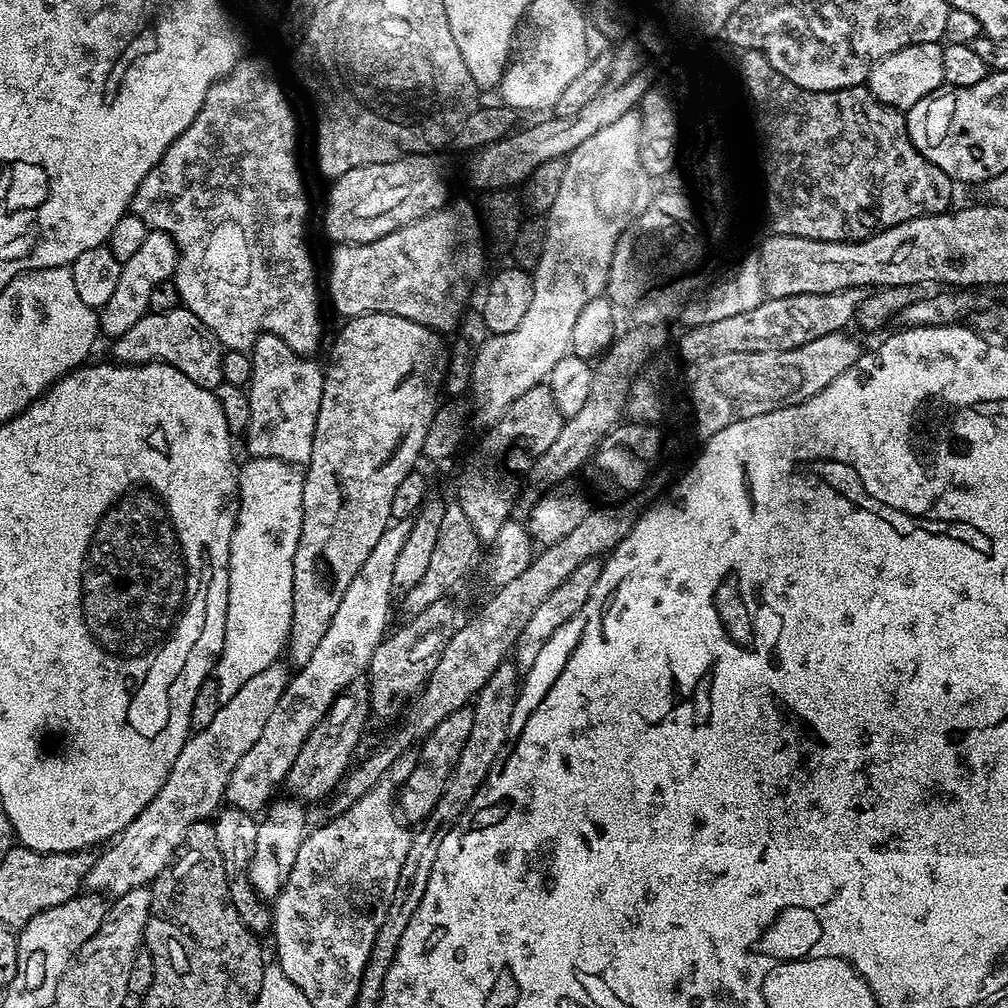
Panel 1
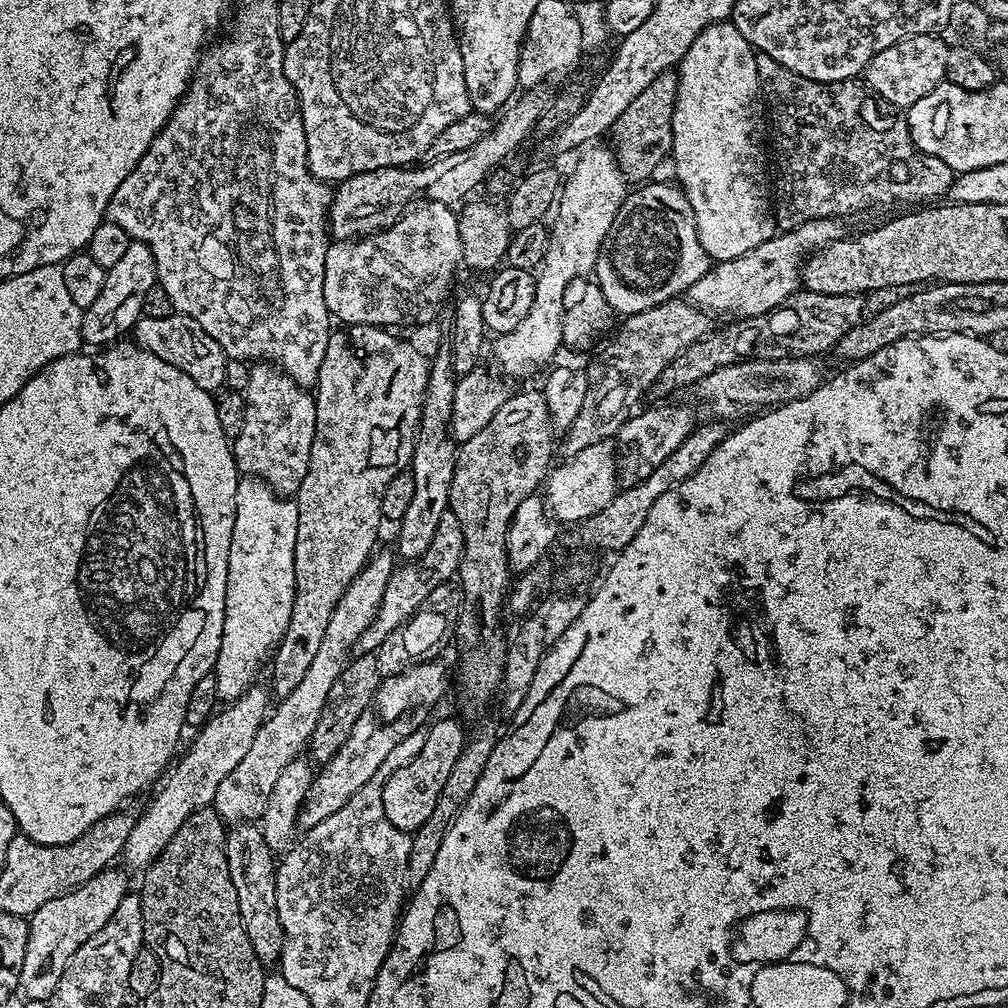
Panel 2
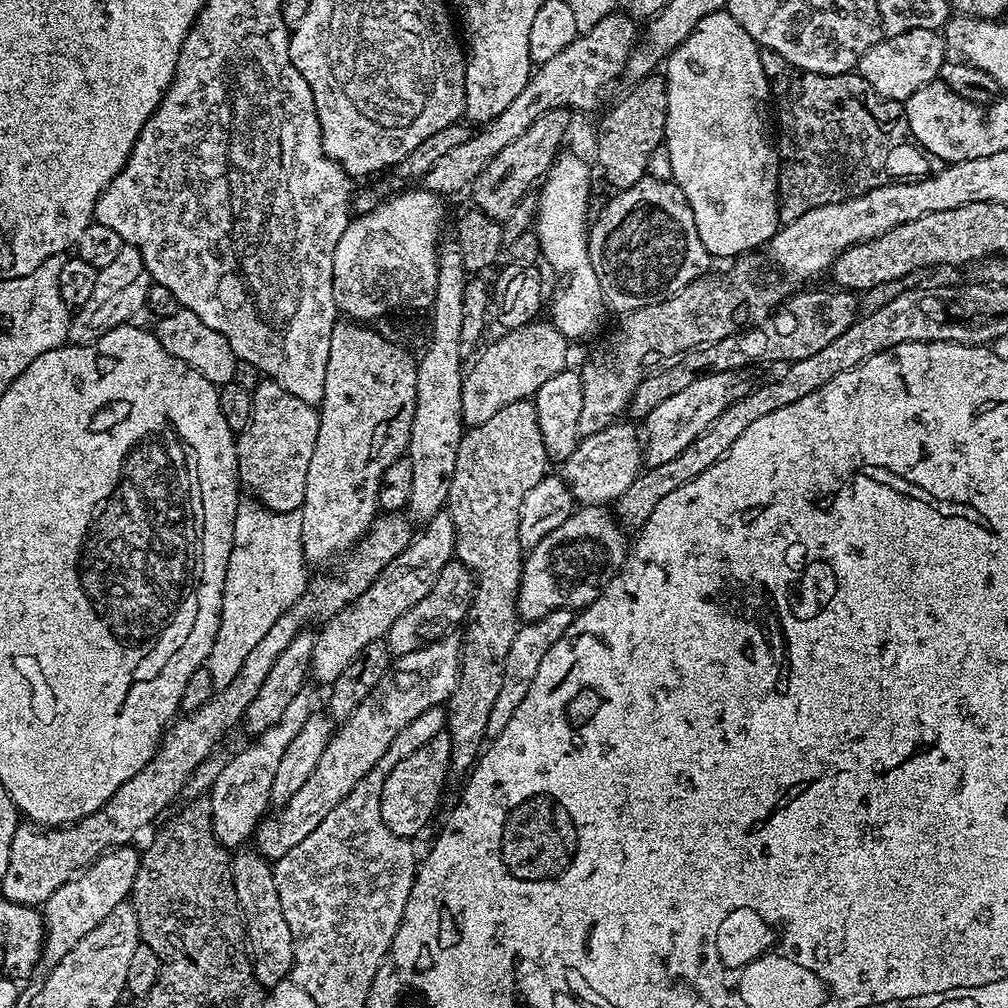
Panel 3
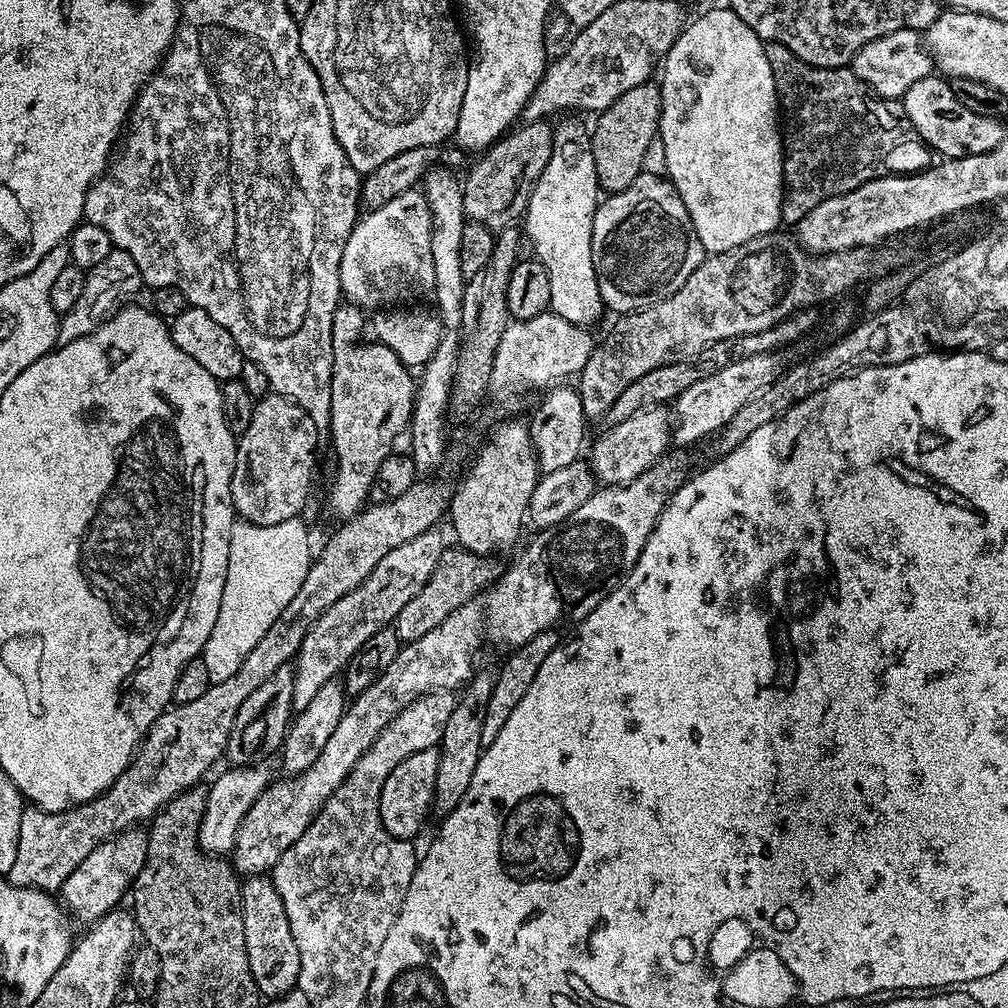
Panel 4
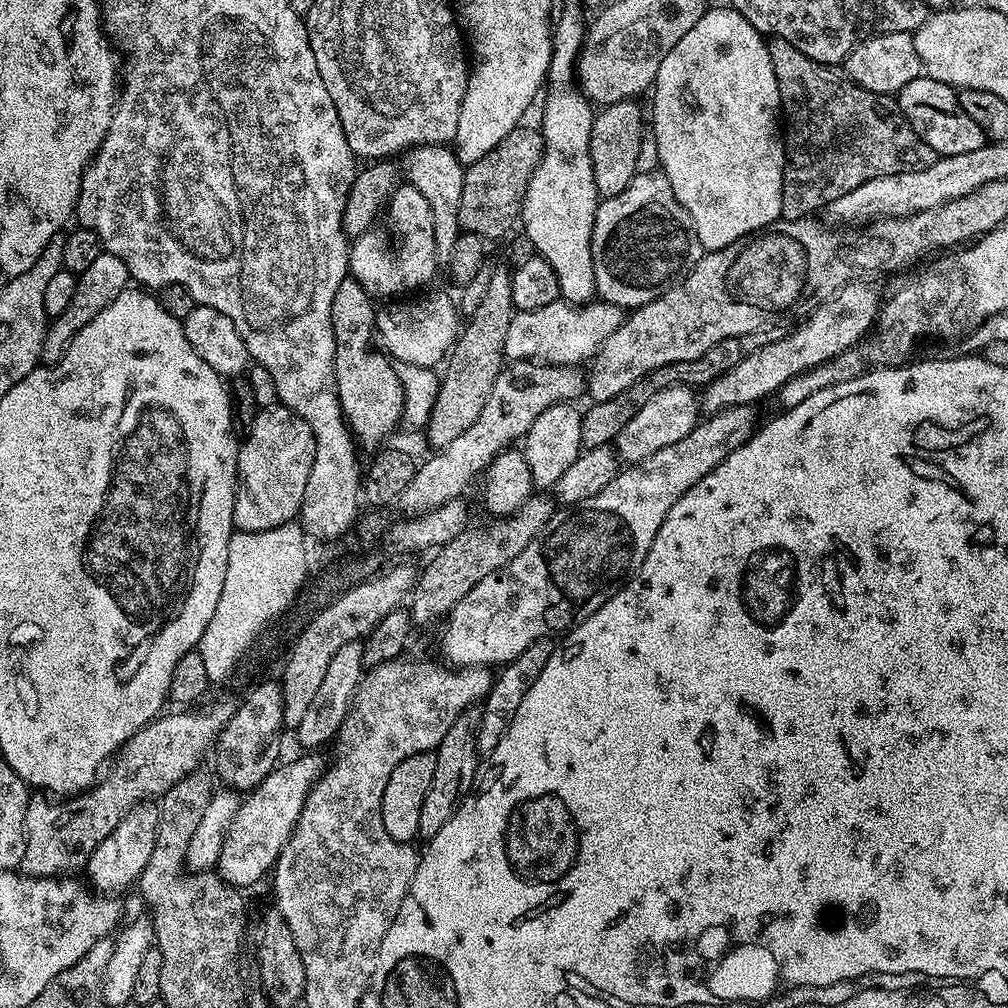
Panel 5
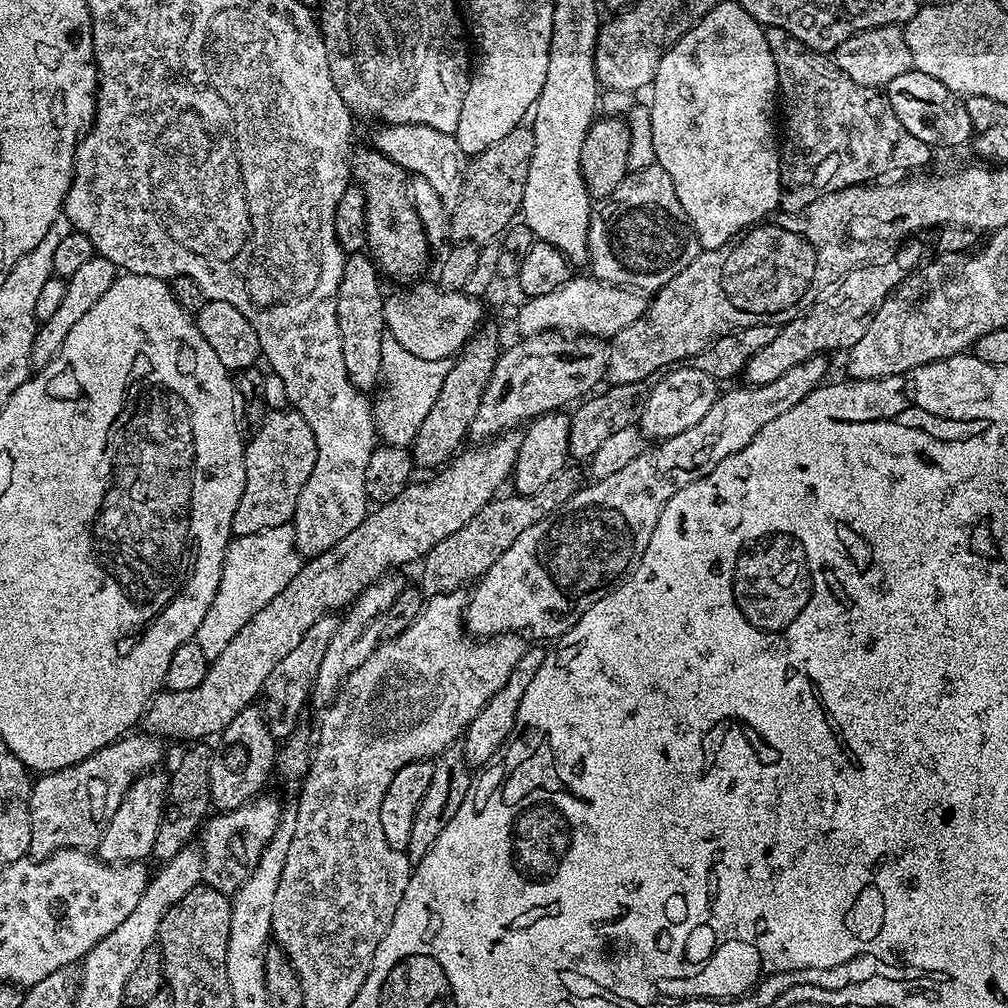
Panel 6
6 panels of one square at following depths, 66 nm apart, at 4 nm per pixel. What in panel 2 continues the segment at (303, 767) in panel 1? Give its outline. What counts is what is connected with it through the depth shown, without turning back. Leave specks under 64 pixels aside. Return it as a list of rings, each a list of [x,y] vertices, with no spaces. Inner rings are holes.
[[[360,654],[357,657],[357,660],[356,657],[349,659],[338,674],[338,678],[334,678],[334,686],[330,686],[330,694],[326,694],[326,706],[322,706],[310,741],[313,761],[327,762],[334,754],[338,754],[342,742],[346,742],[346,738],[350,738],[350,734],[354,730],[354,722],[358,722],[362,710],[366,710],[372,705],[372,699],[380,689],[382,673],[375,655]]]

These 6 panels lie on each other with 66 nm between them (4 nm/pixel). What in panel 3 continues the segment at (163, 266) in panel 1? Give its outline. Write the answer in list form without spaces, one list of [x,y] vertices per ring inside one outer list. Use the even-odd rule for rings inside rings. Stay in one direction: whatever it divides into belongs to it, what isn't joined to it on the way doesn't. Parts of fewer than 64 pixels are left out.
[[[124,243],[122,254],[110,262],[110,266],[99,269],[96,273],[94,291],[86,306],[75,309],[68,322],[68,344],[92,344],[102,334],[131,321],[136,311],[144,308],[144,299],[148,293],[150,277],[142,262],[142,254],[134,246]]]

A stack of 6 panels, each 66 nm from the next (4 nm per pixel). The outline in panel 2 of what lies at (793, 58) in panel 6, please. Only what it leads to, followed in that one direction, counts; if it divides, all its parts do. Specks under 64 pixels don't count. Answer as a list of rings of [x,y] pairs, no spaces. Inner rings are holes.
[[[760,54],[756,60],[758,78],[767,82],[767,99],[776,103],[776,109],[770,112],[770,124],[773,129],[776,127],[774,211],[777,229],[796,228],[808,220],[845,218],[871,204],[888,204],[891,200],[932,202],[940,198],[935,196],[943,192],[945,195],[951,189],[954,173],[940,160],[932,160],[923,175],[912,175],[904,182],[891,177],[889,157],[905,160],[913,155],[909,124],[904,118],[878,122],[875,129],[864,124],[871,101],[859,96],[861,91],[855,86],[855,80],[823,84],[786,70],[786,66],[769,56]]]

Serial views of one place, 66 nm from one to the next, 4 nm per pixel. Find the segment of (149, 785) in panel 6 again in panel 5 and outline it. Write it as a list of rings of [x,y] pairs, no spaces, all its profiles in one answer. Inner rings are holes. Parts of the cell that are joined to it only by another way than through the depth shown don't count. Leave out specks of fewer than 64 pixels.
[[[152,802],[135,804],[127,814],[110,830],[106,838],[102,838],[92,855],[87,857],[88,880],[97,893],[118,894],[127,884],[135,885],[139,881],[146,862],[150,862],[150,854],[154,851],[154,838],[158,830],[159,807]]]

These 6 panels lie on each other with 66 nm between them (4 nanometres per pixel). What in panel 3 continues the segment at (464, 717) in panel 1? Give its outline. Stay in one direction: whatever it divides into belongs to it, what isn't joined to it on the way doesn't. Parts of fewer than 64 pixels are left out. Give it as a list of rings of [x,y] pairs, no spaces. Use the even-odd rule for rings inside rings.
[[[447,731],[434,734],[430,742],[418,746],[414,754],[402,758],[386,778],[382,786],[382,822],[390,826],[396,836],[416,838],[427,826],[440,804],[440,795],[444,792],[444,779],[450,776],[452,766],[452,742]]]

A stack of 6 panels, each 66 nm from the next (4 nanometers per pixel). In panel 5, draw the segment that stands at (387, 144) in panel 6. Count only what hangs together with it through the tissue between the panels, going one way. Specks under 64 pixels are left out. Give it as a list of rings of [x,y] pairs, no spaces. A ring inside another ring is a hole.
[[[422,144],[412,146],[403,153],[402,172],[407,183],[413,184],[430,202],[430,215],[434,218],[434,246],[436,259],[441,265],[447,266],[452,261],[454,242],[458,242],[462,231],[458,222],[458,206],[462,206],[462,182],[464,181],[465,165],[461,157],[448,144]]]

